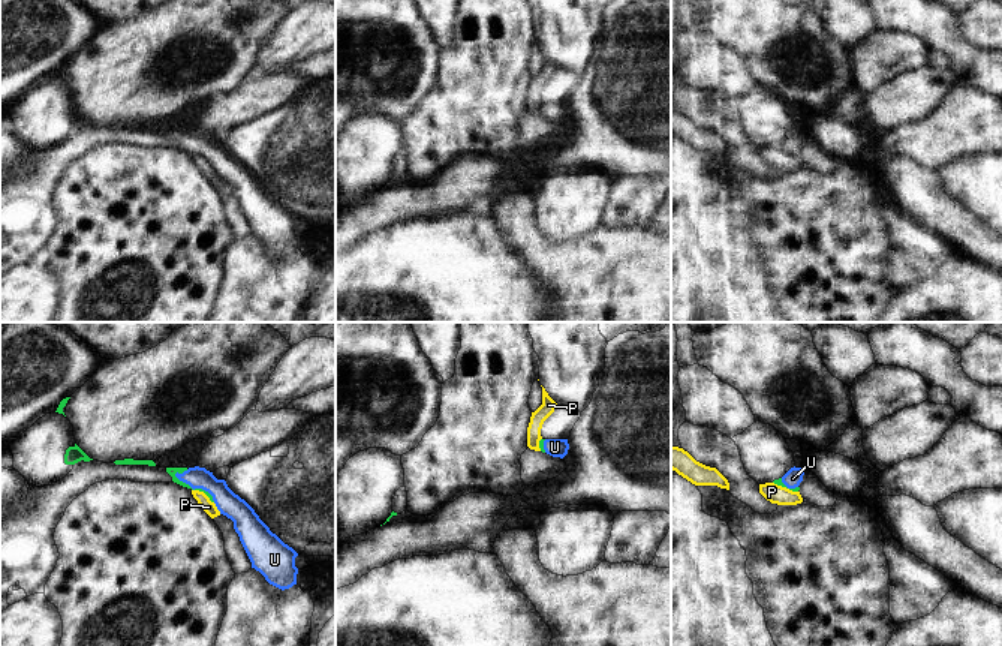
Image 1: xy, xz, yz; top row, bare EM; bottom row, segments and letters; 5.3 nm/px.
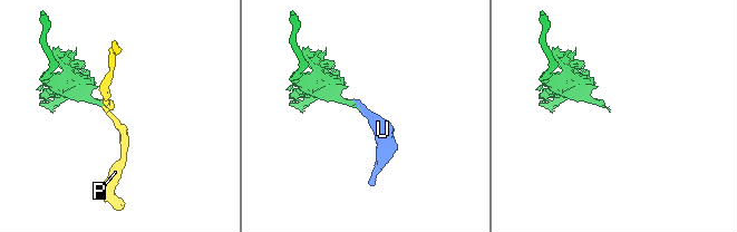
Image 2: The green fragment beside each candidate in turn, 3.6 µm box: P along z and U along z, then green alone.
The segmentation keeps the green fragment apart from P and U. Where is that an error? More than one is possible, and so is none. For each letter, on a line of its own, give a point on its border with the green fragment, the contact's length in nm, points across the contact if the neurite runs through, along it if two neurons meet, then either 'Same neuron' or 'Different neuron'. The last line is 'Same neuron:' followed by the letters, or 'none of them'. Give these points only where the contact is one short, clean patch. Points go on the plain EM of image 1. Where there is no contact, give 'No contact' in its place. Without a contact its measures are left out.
P: Touches green at yz (785, 150). Shared border 150 nm. Boundary: yz (773, 146), (797, 156). Different neuron
U: Touches green at xy (195, 153). Shared border 260 nm. Path across: xy (171, 135), (195, 153), (213, 152), (229, 168). Same neuron
Same neuron: U

